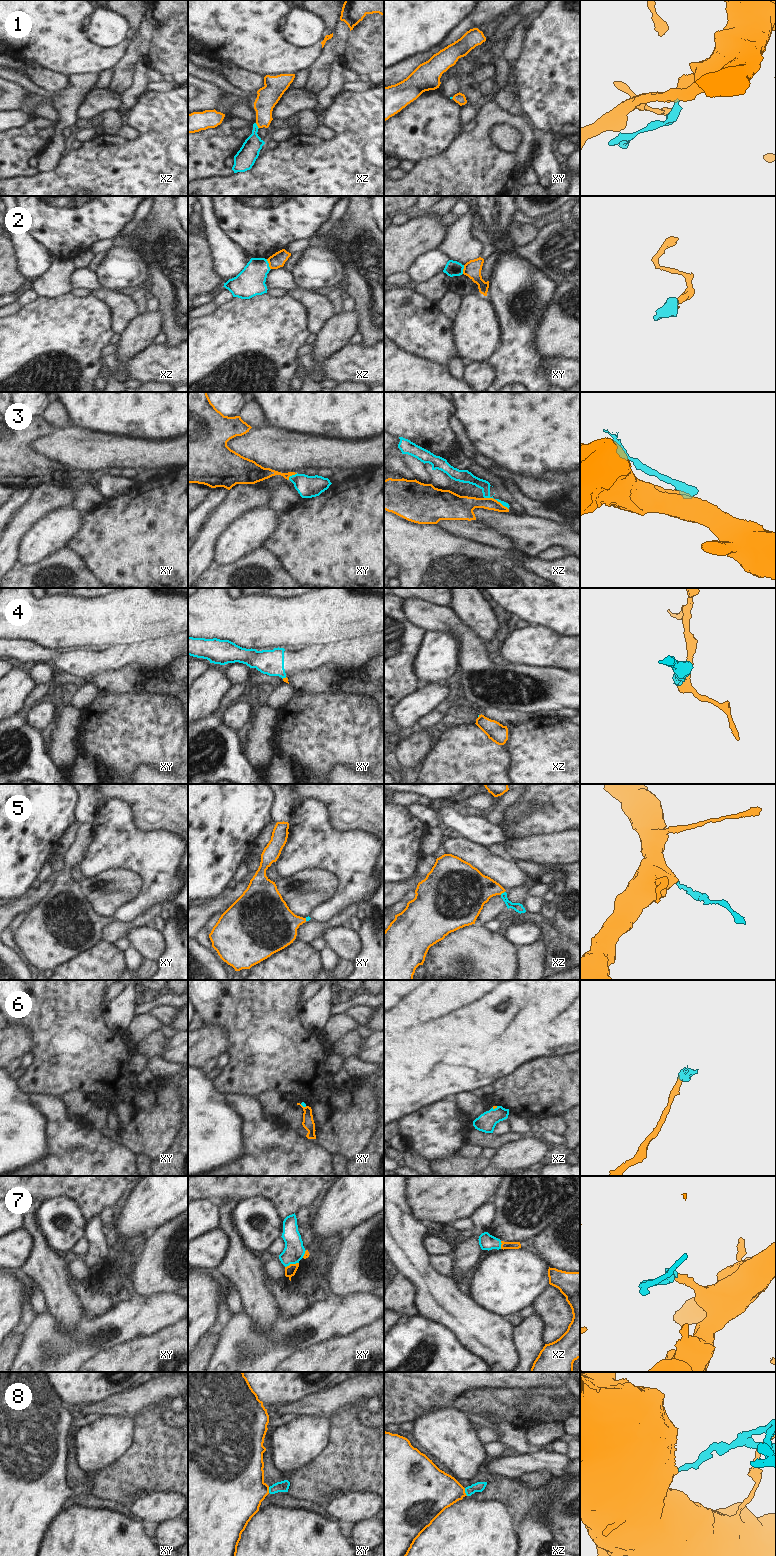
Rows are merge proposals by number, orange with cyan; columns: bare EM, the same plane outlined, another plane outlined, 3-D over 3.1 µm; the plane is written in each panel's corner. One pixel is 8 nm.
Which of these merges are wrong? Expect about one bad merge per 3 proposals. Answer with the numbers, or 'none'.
2, 3, 4, 7

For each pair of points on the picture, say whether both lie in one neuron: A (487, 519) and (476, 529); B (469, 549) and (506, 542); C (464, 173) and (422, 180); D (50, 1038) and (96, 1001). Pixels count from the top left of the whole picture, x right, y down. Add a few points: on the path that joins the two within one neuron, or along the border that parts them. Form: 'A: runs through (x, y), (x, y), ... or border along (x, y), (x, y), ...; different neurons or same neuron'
A: border along (476, 519), (504, 534); different neurons
B: border along (467, 537), (488, 545), (510, 550); different neurons
C: runs through (454, 180), (432, 180); same neuron
D: runs through (61, 1027), (85, 1003); same neuron

